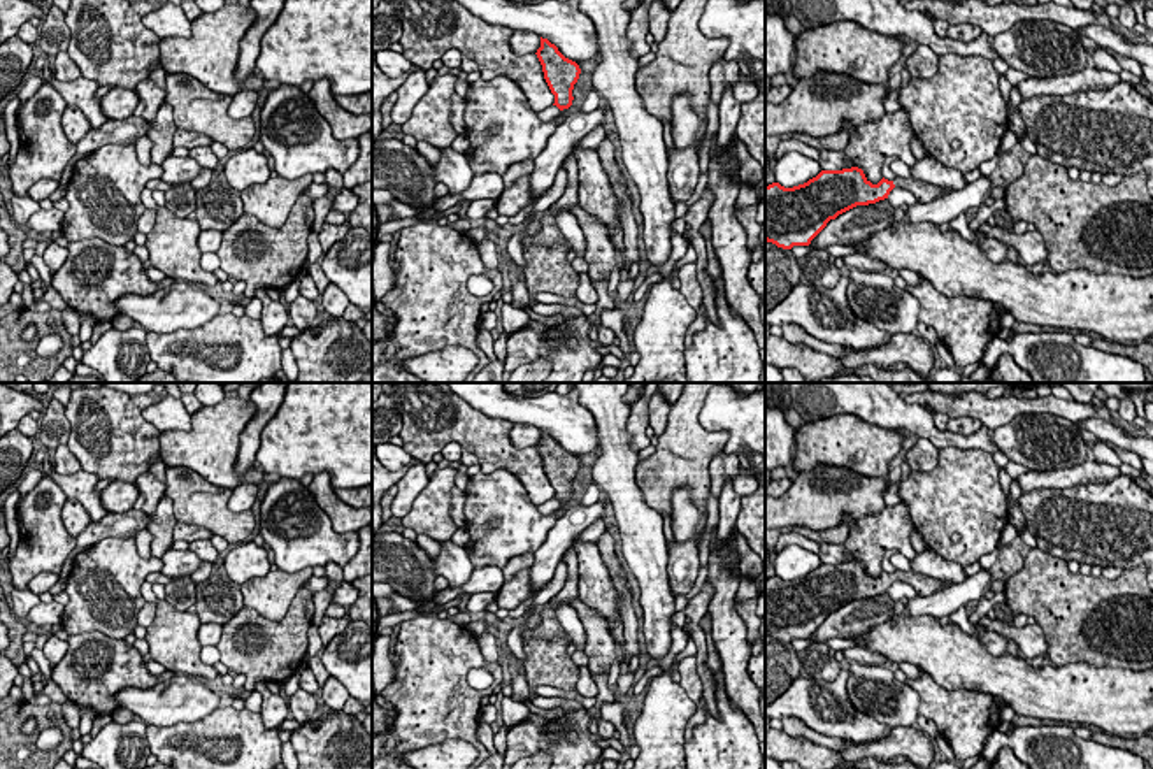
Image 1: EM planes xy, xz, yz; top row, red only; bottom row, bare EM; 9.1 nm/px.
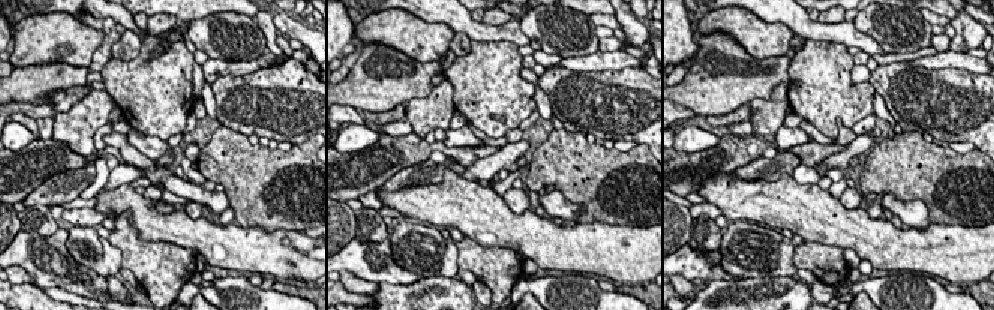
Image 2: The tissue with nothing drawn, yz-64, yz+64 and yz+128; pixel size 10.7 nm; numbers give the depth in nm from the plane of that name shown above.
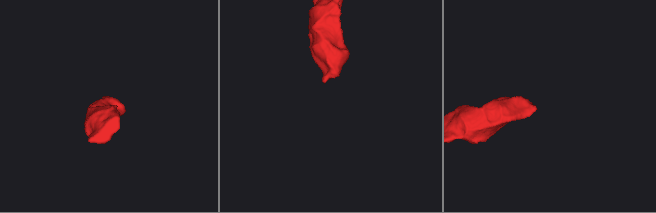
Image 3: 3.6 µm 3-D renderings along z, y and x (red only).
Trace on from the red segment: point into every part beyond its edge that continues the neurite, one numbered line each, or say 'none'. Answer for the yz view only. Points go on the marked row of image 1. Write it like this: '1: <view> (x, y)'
1: yz (923, 192)

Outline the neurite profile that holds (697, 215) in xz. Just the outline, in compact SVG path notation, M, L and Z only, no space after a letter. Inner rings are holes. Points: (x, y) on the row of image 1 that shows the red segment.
M709 186L704 190L700 198L691 204L684 214L686 230L684 239L697 253L697 279L702 286L702 307L705 311L705 316L714 323L720 325L718 314L716 314L716 286L714 279L705 272L707 267L707 241L700 234L700 228L709 219L709 209L714 202L714 195L711 193Z

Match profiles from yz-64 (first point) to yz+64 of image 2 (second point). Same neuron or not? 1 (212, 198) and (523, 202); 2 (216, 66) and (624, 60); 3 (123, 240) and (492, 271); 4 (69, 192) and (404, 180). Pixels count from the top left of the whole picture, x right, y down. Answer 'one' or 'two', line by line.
1: two
2: one
3: one
4: one

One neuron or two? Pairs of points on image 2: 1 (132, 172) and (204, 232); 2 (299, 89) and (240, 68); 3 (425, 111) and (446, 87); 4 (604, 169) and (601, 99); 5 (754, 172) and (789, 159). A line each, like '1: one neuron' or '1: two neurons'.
1: two neurons
2: two neurons
3: one neuron
4: two neurons
5: one neuron

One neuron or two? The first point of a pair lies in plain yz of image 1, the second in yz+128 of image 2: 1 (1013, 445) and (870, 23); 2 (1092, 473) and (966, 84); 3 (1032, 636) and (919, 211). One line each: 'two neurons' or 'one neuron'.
1: one neuron
2: two neurons
3: one neuron

